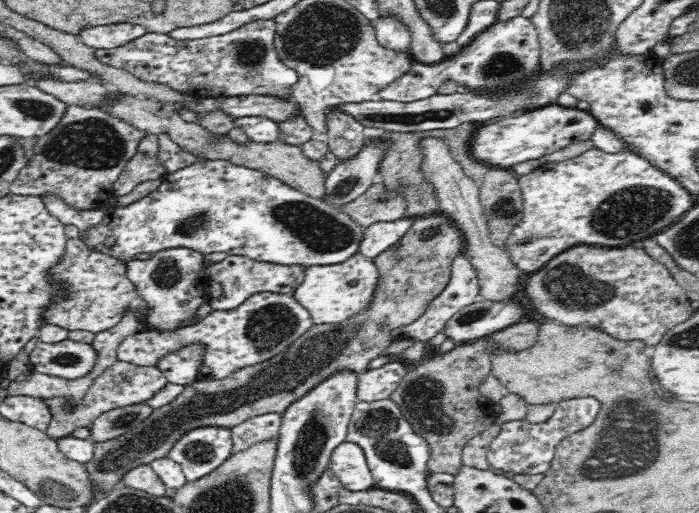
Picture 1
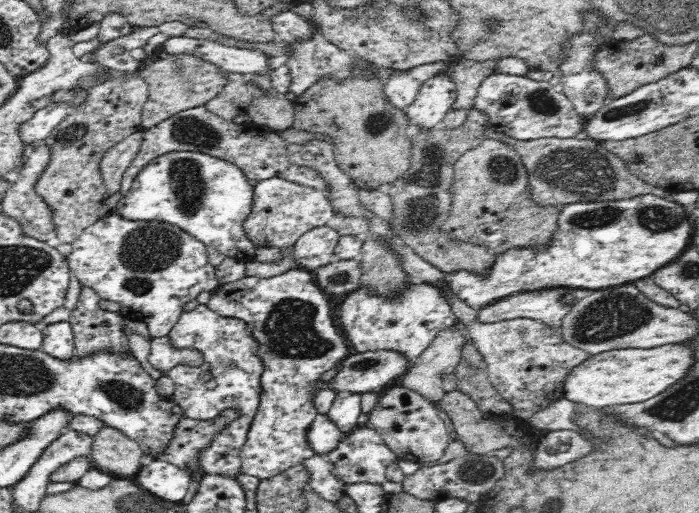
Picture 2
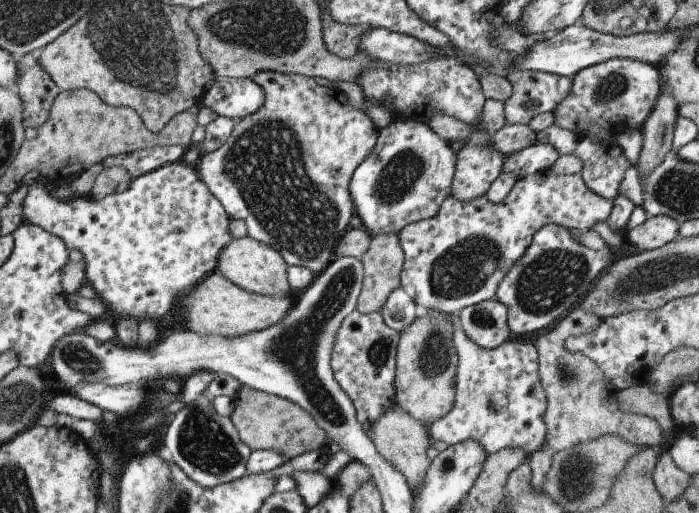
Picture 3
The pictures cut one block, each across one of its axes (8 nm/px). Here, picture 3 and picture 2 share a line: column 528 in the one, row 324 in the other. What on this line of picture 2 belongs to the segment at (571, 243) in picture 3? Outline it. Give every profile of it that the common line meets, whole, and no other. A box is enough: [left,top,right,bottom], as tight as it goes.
[207,269,348,479]

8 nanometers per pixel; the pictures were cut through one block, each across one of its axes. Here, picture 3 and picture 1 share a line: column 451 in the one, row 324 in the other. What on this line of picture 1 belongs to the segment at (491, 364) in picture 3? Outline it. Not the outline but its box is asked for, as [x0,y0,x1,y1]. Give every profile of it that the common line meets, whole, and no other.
[292,253,480,342]

